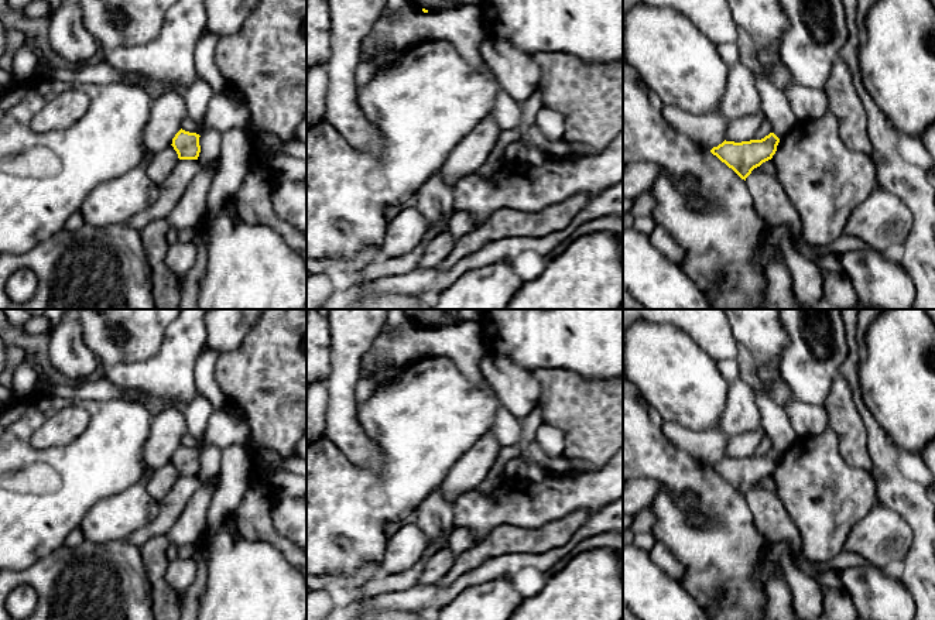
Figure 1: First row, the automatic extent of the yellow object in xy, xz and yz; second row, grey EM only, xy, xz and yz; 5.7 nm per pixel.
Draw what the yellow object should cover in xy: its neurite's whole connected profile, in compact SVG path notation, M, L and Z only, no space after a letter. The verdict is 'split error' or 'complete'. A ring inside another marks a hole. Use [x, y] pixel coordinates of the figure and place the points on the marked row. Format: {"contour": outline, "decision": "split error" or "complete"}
{"contour": "M179 130L172 138L172 147L179 160L198 160L201 153L199 134Z", "decision": "complete"}

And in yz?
{"contour": "M770 133L761 140L742 143L725 140L717 147L713 147L710 153L746 181L754 168L773 158L778 143L780 138Z", "decision": "complete"}

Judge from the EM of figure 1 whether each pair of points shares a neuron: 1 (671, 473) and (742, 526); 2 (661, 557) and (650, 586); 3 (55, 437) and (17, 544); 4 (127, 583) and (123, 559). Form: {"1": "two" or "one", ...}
{"1": "one", "2": "two", "3": "two", "4": "one"}

